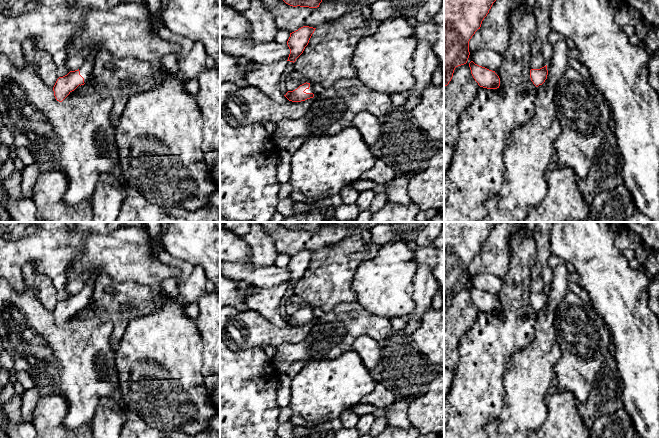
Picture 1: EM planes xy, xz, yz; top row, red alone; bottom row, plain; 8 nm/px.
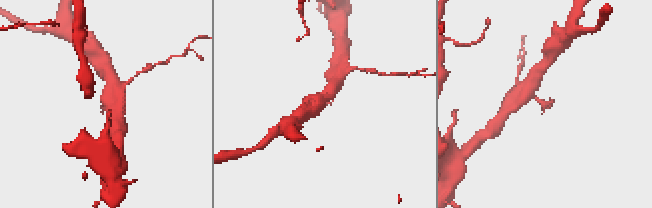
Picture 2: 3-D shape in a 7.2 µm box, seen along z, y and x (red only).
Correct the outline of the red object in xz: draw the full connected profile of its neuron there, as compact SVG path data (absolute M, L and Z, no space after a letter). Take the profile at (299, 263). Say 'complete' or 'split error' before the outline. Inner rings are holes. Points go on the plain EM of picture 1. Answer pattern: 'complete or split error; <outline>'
complete; M303 250L298 254L290 257L287 269L290 273L290 278L287 285L295 286L296 283L303 277L305 271L316 252Z

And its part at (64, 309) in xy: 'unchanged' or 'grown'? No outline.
grown

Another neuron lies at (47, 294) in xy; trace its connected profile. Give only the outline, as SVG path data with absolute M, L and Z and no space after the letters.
M26 264L23 267L23 280L25 287L38 291L38 299L44 308L49 312L53 312L58 303L53 279L38 272L32 264Z

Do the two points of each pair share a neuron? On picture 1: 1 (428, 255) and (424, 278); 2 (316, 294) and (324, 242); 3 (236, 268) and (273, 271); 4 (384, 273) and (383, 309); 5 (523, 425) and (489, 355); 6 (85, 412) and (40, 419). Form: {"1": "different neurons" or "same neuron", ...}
{"1": "different neurons", "2": "different neurons", "3": "same neuron", "4": "same neuron", "5": "different neurons", "6": "different neurons"}

